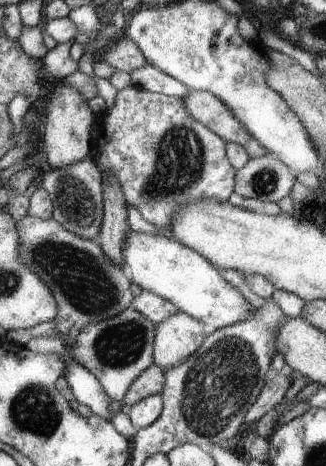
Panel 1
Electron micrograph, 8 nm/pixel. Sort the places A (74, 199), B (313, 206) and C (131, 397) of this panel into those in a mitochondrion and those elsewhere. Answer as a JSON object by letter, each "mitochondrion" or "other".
{"A":"mitochondrion","B":"other","C":"other"}

